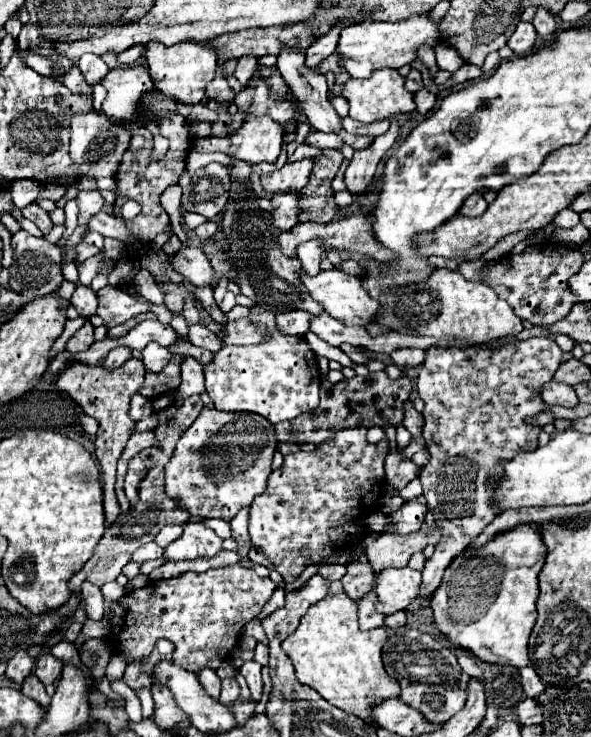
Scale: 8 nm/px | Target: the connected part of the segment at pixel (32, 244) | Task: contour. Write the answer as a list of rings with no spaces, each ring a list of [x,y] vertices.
[[[21,229],[13,233],[13,249],[15,249],[15,261],[9,267],[13,291],[31,301],[35,297],[43,297],[59,289],[63,275],[61,275],[61,249],[57,245],[47,243],[43,237],[33,237]]]

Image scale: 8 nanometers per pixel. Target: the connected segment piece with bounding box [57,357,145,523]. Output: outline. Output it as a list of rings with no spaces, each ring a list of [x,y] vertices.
[[[131,357],[125,365],[119,369],[107,369],[105,365],[83,365],[83,363],[73,363],[69,365],[57,379],[57,387],[65,393],[69,393],[87,415],[95,417],[99,421],[99,431],[95,439],[95,455],[101,463],[103,471],[103,503],[105,503],[105,517],[109,523],[113,523],[119,515],[119,505],[115,499],[115,465],[117,459],[121,457],[121,451],[131,435],[131,429],[135,427],[135,421],[127,415],[129,411],[129,401],[135,393],[139,393],[145,377],[145,367],[141,359]]]

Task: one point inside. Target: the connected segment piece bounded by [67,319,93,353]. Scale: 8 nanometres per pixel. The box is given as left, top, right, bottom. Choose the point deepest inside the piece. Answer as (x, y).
(80, 341)

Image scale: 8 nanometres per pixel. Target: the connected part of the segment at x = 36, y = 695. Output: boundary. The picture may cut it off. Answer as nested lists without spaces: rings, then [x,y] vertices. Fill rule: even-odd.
[[[33,673],[23,681],[21,691],[23,691],[23,695],[39,701],[41,705],[49,705],[49,695],[47,695],[47,691],[45,691],[45,685],[43,685]]]

